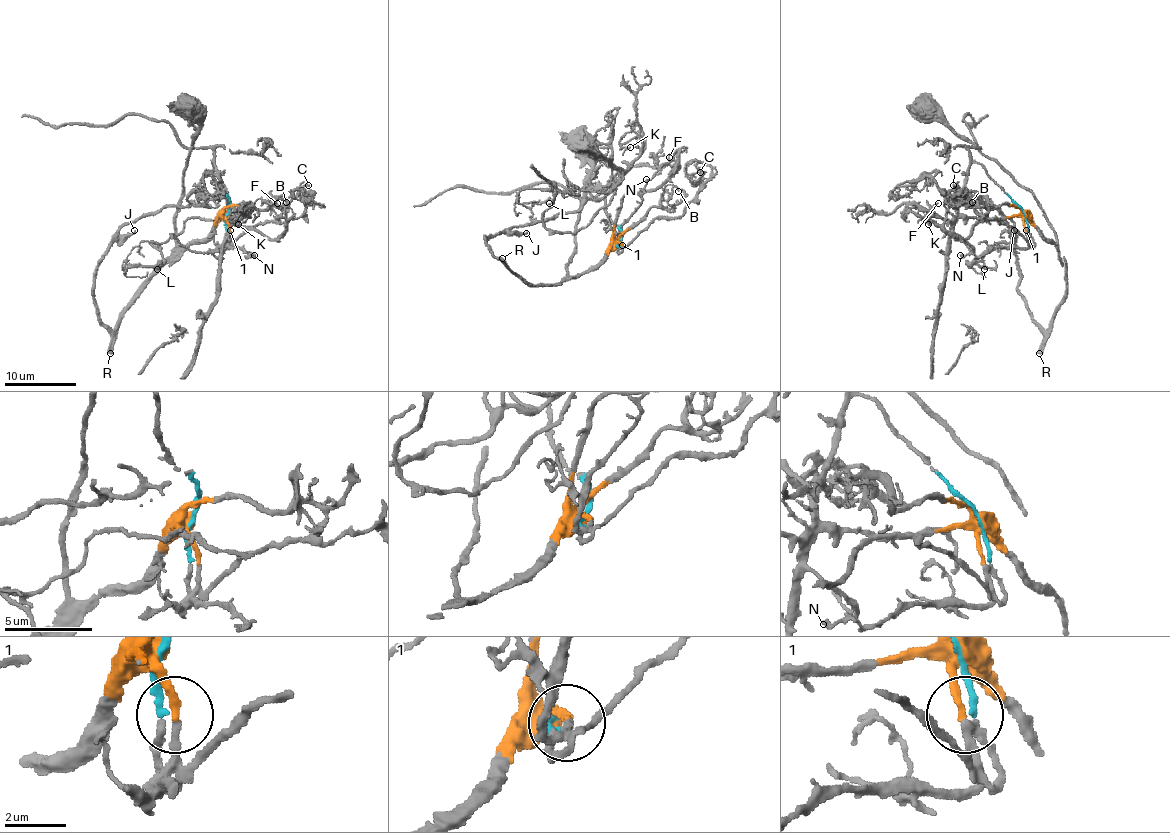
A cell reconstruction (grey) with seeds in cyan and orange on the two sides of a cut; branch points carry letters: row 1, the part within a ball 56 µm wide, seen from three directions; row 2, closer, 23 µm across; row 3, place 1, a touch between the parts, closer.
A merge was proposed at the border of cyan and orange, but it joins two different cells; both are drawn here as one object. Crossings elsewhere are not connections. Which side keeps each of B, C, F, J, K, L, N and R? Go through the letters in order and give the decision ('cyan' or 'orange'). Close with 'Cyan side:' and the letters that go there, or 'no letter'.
B: orange
C: cyan
F: orange
J: orange
K: cyan
L: cyan
N: orange
R: orange
Cyan side: C, K, L

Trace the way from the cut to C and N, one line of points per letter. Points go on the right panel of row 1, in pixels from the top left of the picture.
C: (1022, 210), (1033, 246), (1011, 226), (985, 219), (958, 187), (952, 185)
N: (1024, 210), (1026, 239), (1029, 244), (1026, 248), (994, 248), (983, 255), (960, 255)

